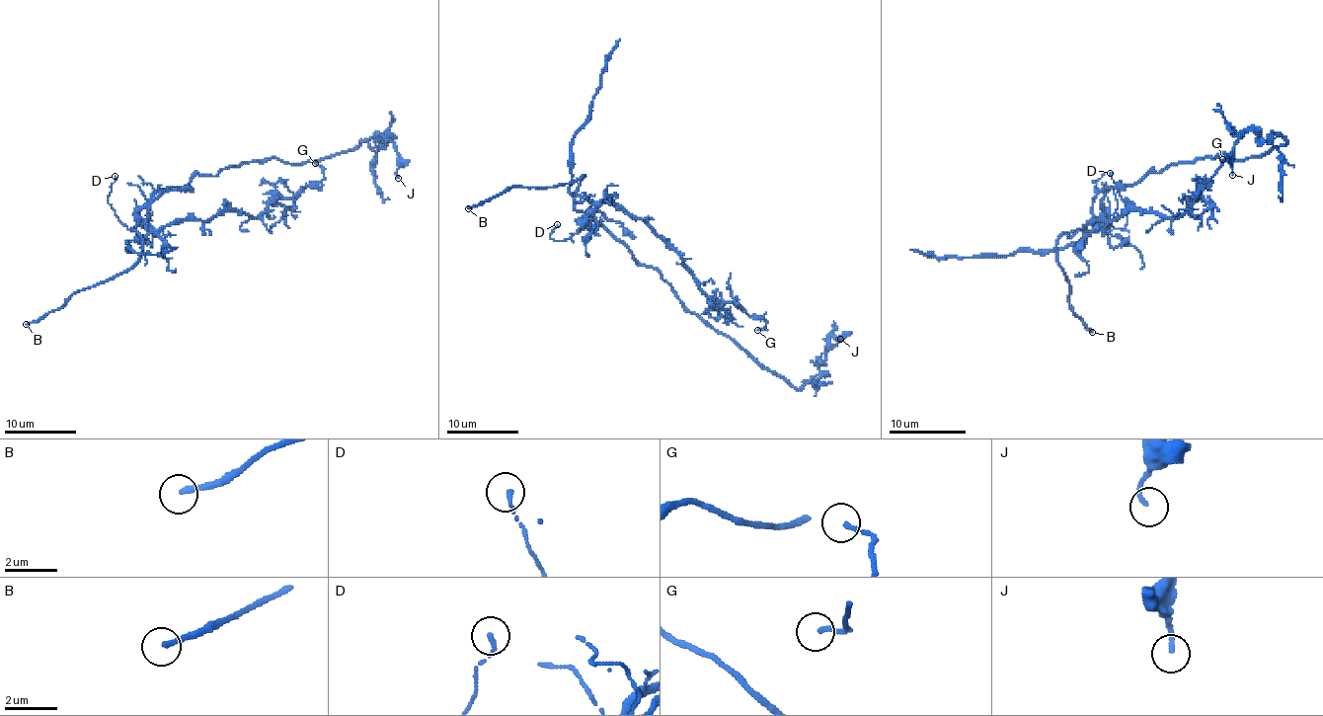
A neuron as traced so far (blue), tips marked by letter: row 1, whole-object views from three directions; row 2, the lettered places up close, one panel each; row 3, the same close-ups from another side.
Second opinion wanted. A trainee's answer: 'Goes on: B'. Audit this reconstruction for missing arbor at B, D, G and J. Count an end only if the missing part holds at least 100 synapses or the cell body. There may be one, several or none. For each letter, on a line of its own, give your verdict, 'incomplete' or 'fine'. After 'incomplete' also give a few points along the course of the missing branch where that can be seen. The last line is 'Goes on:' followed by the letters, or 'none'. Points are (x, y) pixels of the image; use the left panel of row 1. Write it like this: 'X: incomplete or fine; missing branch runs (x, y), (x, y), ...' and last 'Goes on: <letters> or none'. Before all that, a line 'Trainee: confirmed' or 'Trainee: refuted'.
Trainee: confirmed
B: incomplete
D: fine
G: fine
J: fine
Goes on: B

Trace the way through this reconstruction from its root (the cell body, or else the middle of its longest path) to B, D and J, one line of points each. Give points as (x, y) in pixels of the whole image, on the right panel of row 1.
B: (1132, 184), (1106, 194), (1102, 224), (1065, 232), (1055, 244), (1069, 307), (1092, 332)
D: (1132, 184), (1114, 186), (1102, 201), (1106, 217), (1121, 230), (1127, 222), (1127, 205), (1110, 173)
J: (1132, 184), (1177, 163), (1259, 157), (1286, 142), (1248, 130), (1234, 146), (1232, 175)

